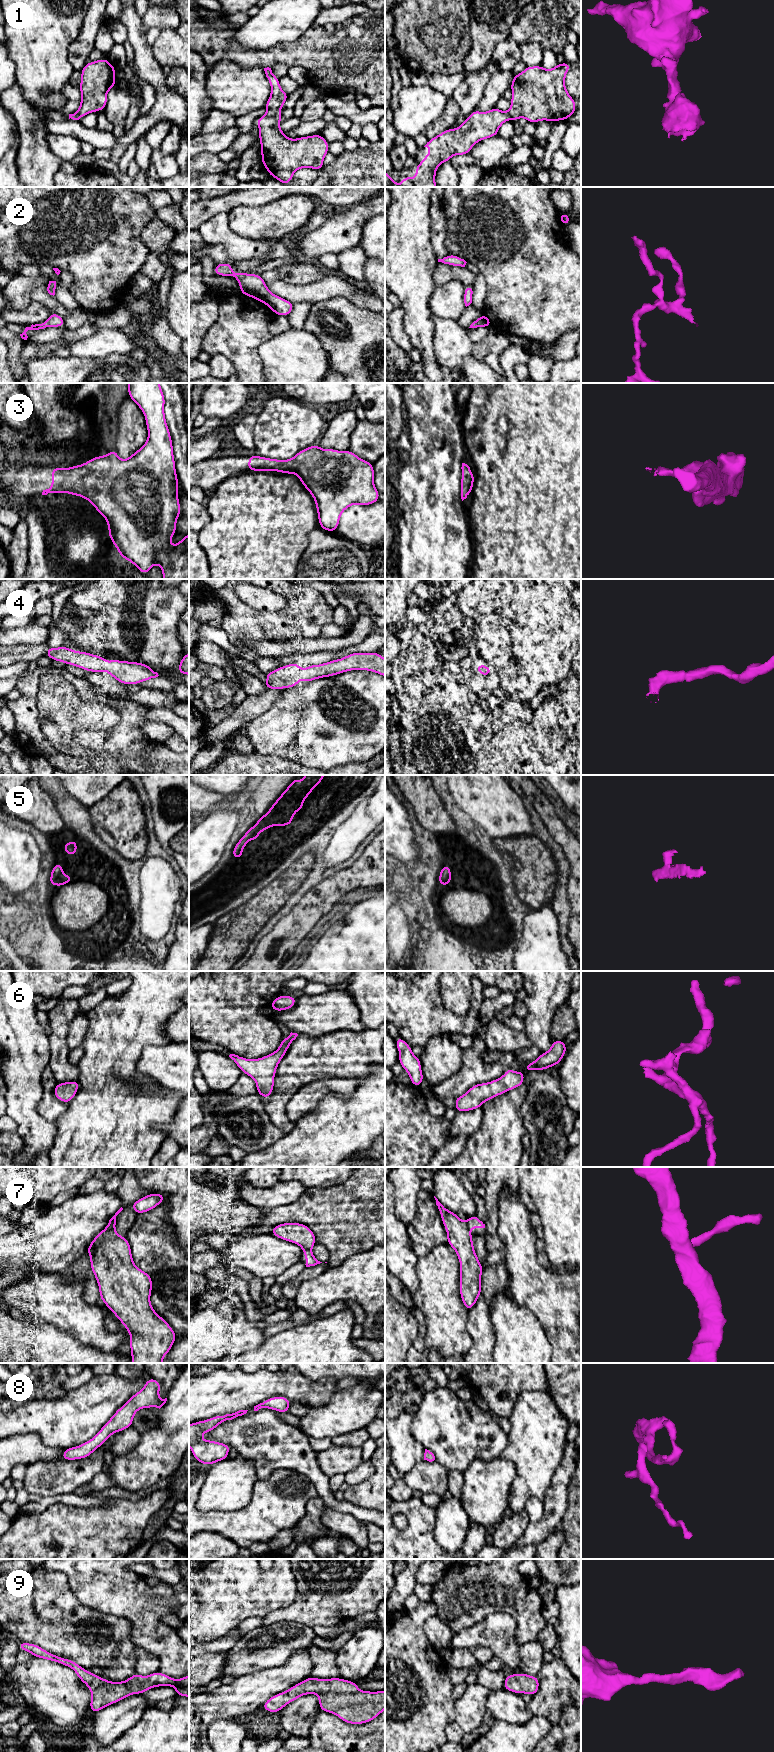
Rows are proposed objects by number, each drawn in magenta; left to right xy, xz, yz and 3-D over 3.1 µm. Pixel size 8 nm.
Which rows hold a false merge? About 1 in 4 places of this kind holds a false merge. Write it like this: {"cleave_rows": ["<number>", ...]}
{"cleave_rows": ["7"]}

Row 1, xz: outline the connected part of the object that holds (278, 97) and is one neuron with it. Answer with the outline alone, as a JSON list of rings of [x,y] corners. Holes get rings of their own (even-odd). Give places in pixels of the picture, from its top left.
[[[264,68],[264,71],[271,86],[271,94],[265,104],[266,115],[256,120],[261,143],[261,163],[271,177],[287,185],[298,169],[323,168],[329,142],[321,134],[290,139],[279,129],[281,108],[289,94],[281,89],[279,78],[272,73],[271,68]]]

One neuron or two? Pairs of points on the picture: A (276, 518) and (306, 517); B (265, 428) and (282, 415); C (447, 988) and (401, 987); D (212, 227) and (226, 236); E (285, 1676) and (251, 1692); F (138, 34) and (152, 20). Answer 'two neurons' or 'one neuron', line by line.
A: one neuron
B: one neuron
C: two neurons
D: one neuron
E: one neuron
F: two neurons

